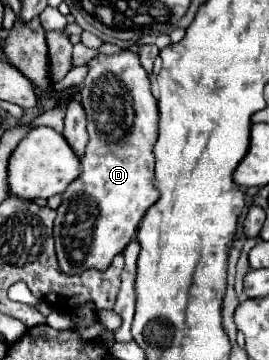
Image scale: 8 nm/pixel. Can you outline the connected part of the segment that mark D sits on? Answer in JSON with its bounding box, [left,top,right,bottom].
[54,50,160,274]

